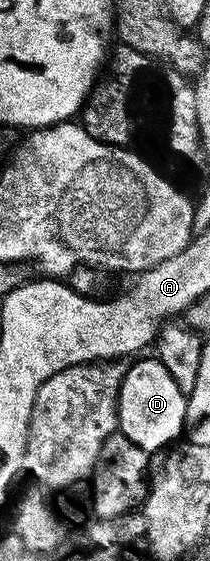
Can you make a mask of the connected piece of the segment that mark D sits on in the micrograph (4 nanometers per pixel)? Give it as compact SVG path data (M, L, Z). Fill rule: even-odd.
M141 360L133 366L131 364L126 369L121 383L118 404L119 430L137 446L151 454L167 445L170 447L187 423L187 400L188 397L179 390L164 361Z

